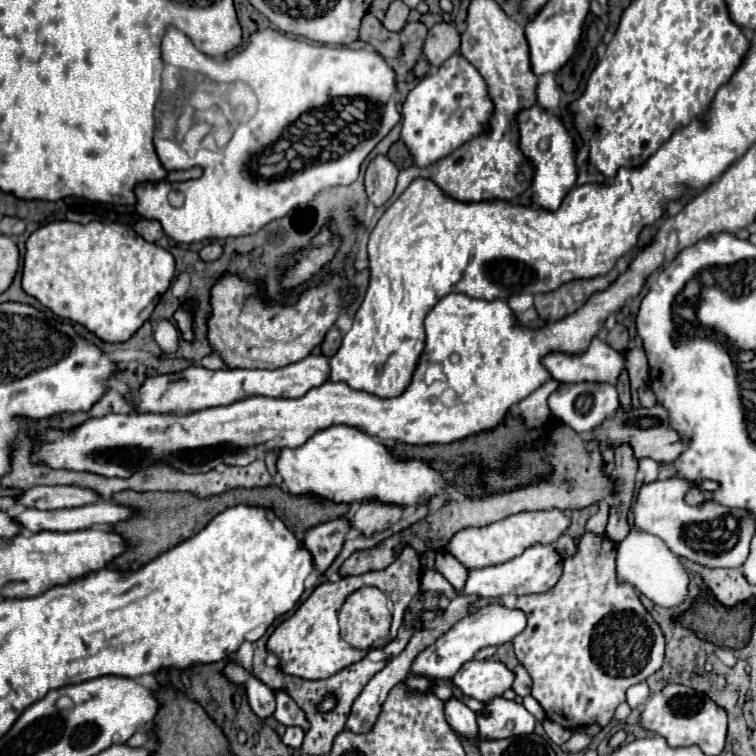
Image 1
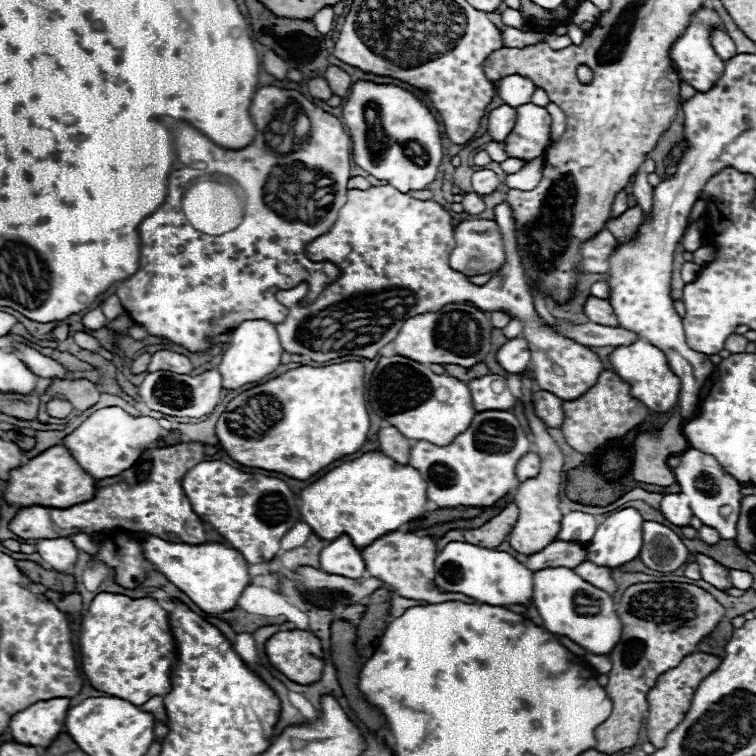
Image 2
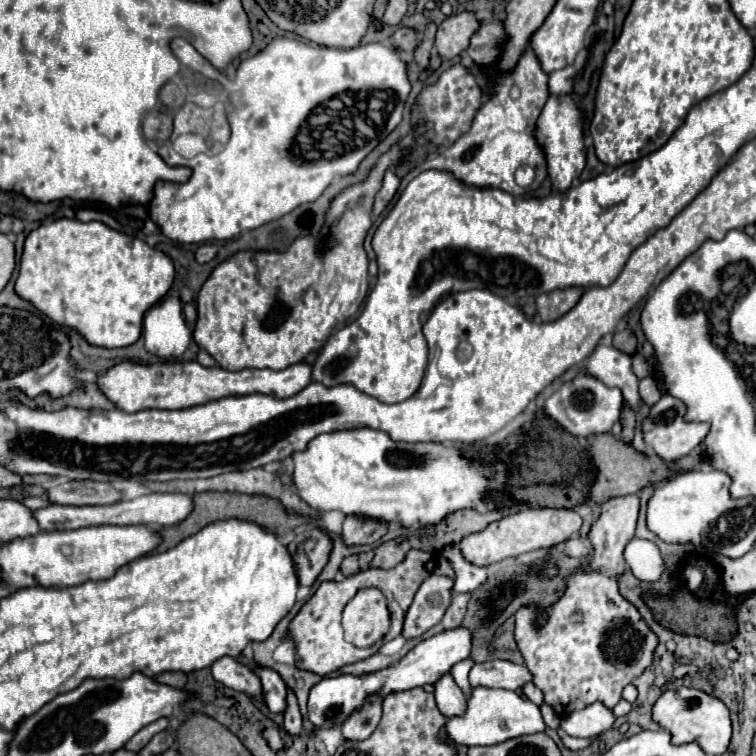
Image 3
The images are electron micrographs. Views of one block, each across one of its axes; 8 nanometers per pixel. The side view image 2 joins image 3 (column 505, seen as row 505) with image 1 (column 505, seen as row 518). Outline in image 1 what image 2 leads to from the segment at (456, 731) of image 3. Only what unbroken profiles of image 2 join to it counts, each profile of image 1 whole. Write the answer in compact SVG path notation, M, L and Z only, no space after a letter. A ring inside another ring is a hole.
M496 696L492 702L486 704L486 710L478 714L480 738L496 740L496 738L510 738L534 732L534 716L514 700L506 700Z

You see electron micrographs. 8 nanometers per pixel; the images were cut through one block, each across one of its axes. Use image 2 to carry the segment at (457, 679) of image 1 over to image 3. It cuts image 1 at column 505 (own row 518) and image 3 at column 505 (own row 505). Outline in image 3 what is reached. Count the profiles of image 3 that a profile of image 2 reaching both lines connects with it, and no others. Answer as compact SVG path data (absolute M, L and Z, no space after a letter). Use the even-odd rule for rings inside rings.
M492 660L484 664L474 664L470 670L472 686L520 690L528 682L532 682L532 672L528 670L528 666L514 664L508 660Z

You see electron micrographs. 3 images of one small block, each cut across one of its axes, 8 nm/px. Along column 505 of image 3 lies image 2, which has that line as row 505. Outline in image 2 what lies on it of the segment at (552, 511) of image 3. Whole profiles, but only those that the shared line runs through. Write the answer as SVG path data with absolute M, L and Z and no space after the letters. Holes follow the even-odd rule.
M524 378L522 380L522 392L524 392L524 404L526 404L526 416L530 422L530 430L536 438L536 448L538 448L538 456L540 456L540 472L536 478L524 480L516 494L514 494L514 504L520 510L518 522L514 526L514 530L508 536L510 546L524 554L524 556L532 556L536 552L540 552L542 548L546 548L550 542L556 540L556 534L560 532L560 522L562 522L562 512L560 512L560 482L564 476L564 456L558 448L558 444L552 440L552 436L548 434L548 426L534 414L532 408L532 380Z

